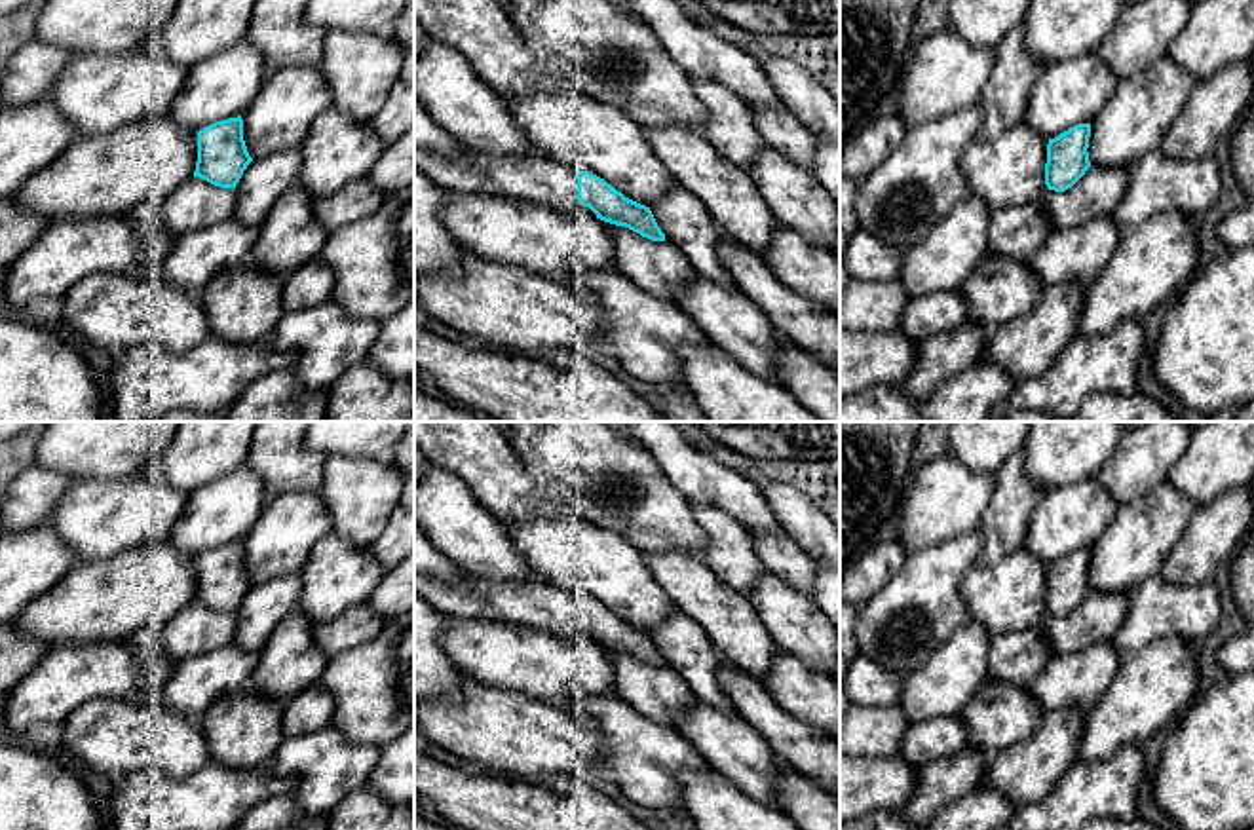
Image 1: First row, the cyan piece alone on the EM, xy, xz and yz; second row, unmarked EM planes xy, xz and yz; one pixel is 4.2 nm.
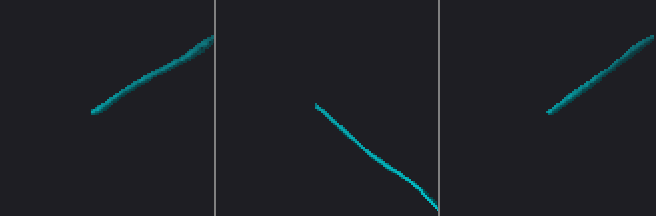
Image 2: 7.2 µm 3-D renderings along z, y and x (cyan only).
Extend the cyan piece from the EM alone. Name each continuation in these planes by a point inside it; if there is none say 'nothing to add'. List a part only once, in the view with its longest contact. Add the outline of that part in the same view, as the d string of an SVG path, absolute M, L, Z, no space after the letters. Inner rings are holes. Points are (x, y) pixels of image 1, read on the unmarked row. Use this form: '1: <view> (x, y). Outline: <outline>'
1: xz (536, 604). Outline: M462 570L456 585L414 575L414 593L445 615L519 623L553 638L578 631L578 598L547 581L486 579Z

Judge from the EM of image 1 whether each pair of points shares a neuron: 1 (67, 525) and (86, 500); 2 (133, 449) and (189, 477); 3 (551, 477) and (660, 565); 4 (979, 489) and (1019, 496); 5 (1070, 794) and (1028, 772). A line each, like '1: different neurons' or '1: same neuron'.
1: same neuron
2: different neurons
3: different neurons
4: different neurons
5: different neurons

